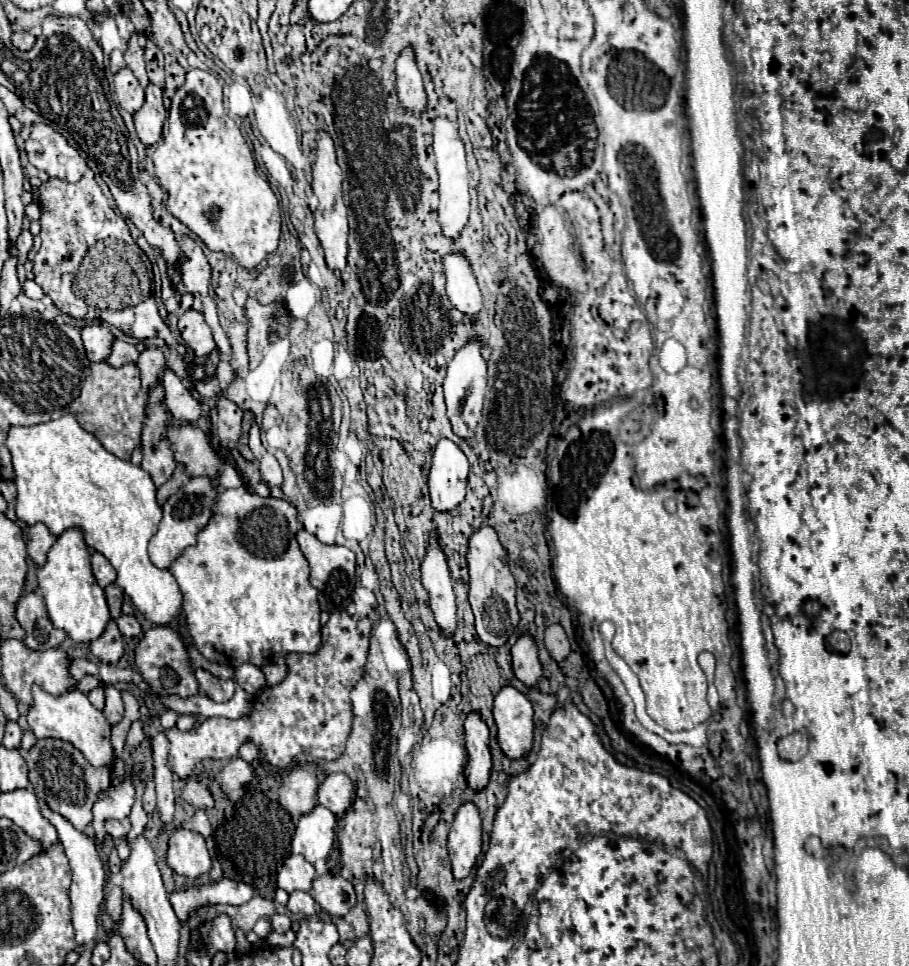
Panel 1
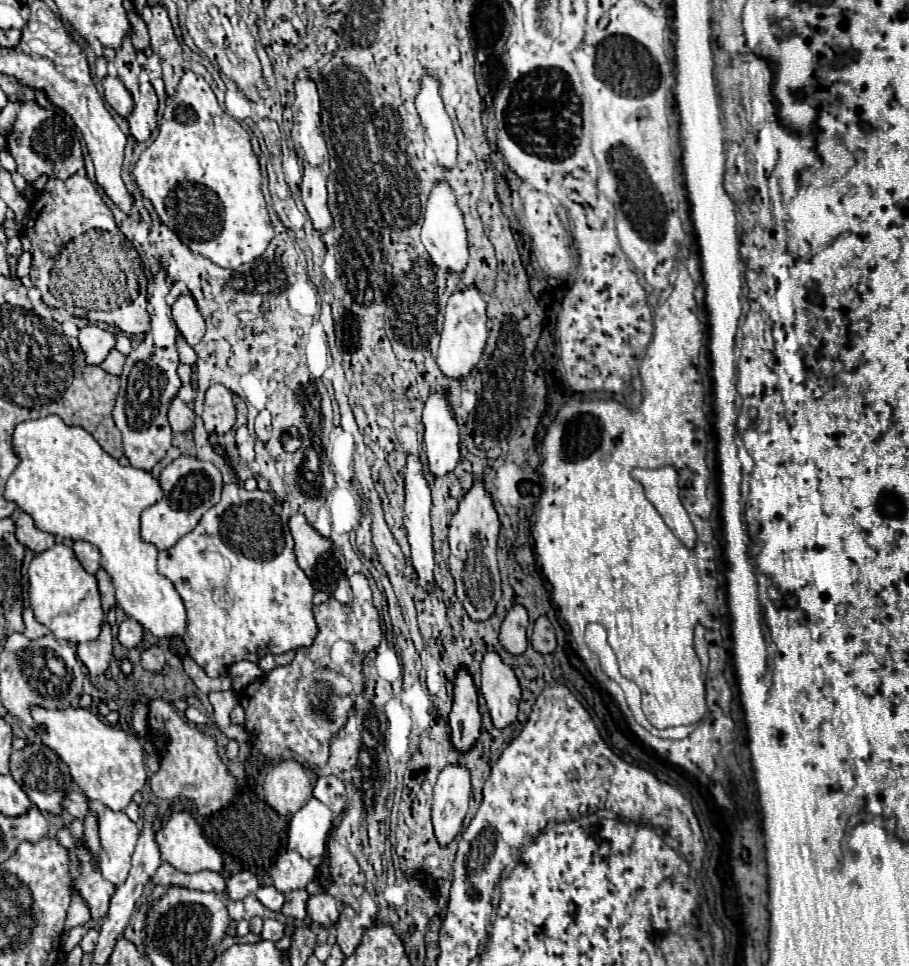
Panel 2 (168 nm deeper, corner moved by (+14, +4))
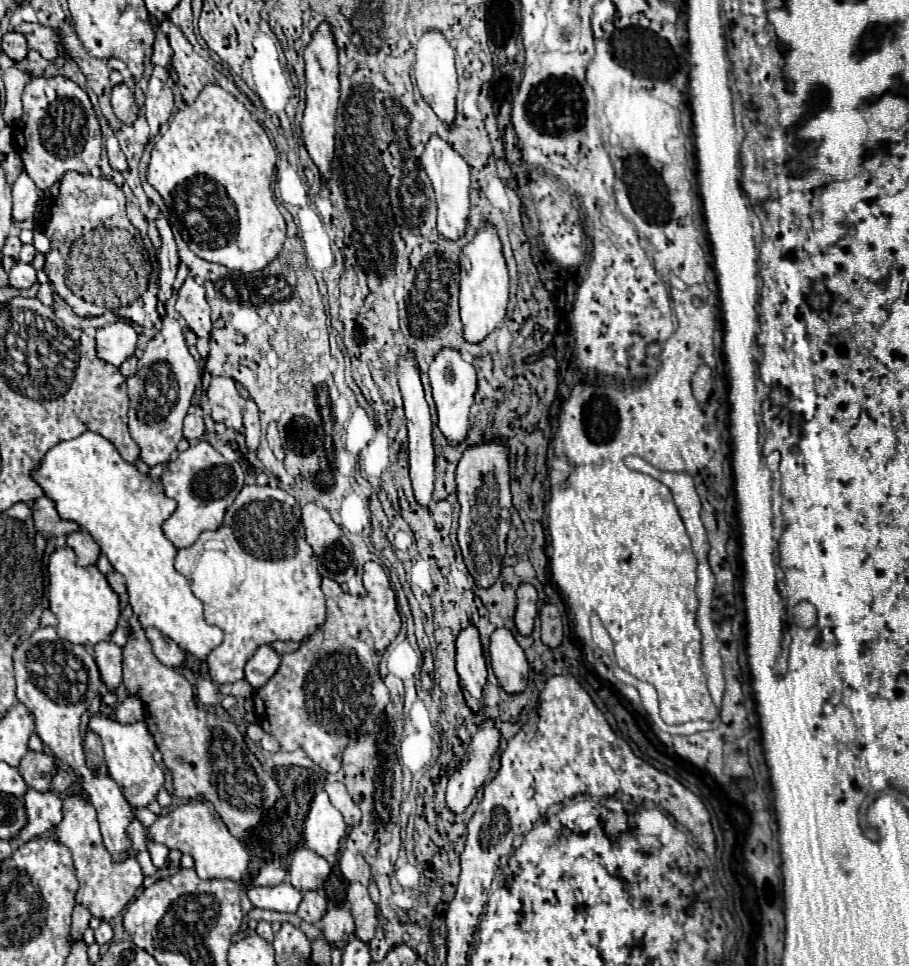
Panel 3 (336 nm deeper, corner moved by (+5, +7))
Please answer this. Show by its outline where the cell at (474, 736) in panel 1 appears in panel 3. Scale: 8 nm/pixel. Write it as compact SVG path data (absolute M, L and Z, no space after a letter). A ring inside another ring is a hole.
M473 624L465 626L457 636L457 674L461 678L467 706L477 712L483 706L481 692L487 682L487 666L479 640L479 630Z

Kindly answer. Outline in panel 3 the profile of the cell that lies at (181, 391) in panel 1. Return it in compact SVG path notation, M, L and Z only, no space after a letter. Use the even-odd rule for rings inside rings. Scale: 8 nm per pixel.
M187 414L185 416L185 426L183 426L183 436L187 440L193 440L193 438L201 438L203 432L205 432L203 418L195 416L195 414Z

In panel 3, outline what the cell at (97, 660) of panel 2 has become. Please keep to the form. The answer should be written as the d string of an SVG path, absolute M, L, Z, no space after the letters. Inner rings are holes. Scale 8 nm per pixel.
M109 640L95 644L95 662L105 686L115 690L121 684L121 648Z

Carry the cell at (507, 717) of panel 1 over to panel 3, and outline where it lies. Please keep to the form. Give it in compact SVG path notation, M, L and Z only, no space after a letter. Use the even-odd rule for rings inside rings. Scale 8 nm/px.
M497 628L491 634L491 668L505 692L523 692L527 688L529 664L523 648L513 638L511 630Z

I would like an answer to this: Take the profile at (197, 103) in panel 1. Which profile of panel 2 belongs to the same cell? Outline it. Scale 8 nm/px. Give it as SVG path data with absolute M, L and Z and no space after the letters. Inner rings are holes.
M192 71L182 75L174 97L168 97L160 133L152 145L142 151L132 173L142 195L152 201L162 223L170 227L194 253L208 257L220 267L238 269L242 263L260 257L274 237L266 201L260 189L260 165L252 151L248 133L240 127L238 121L224 113L204 77Z

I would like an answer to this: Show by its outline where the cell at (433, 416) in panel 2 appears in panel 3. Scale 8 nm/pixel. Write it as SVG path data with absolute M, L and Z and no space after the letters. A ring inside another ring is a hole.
M439 350L435 354L433 362L429 364L429 378L431 378L431 388L433 388L433 398L437 404L437 414L439 414L439 430L455 444L465 440L467 430L469 430L469 408L473 404L473 396L477 390L477 378L475 378L475 368L465 362L459 354L459 350Z

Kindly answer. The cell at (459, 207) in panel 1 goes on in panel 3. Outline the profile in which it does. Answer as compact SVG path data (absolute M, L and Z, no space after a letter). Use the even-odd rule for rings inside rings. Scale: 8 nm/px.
M427 30L417 42L417 62L415 62L415 80L421 90L423 100L435 110L435 114L447 122L453 124L455 120L455 94L457 94L457 72L453 62L453 48L445 40L441 32Z

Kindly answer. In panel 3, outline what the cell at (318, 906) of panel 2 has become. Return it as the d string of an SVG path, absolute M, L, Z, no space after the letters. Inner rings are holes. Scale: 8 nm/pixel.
M331 908L323 918L323 938L335 946L343 948L349 940L349 936L355 932L353 918L345 908Z

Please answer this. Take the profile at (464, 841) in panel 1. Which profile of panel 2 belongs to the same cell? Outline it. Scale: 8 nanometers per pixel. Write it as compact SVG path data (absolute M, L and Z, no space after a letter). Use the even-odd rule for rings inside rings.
M448 765L438 775L432 803L434 835L442 847L450 845L462 829L462 821L468 811L468 799L472 795L470 775L464 767Z

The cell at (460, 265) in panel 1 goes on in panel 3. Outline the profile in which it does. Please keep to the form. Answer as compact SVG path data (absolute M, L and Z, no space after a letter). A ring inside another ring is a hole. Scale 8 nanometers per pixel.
M433 134L423 150L421 156L421 164L433 184L435 190L435 200L437 200L437 228L439 232L449 238L449 240L457 240L465 234L465 226L467 226L467 214L469 214L469 166L463 160L463 156L441 136Z

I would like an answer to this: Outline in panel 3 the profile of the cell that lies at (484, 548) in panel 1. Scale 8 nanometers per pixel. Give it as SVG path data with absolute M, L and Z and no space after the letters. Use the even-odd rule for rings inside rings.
M497 438L491 442L479 442L469 446L455 470L457 500L461 504L459 514L459 546L465 566L475 578L475 584L489 588L501 574L501 560L505 556L505 538L511 526L511 492L509 492L509 450L507 440Z

